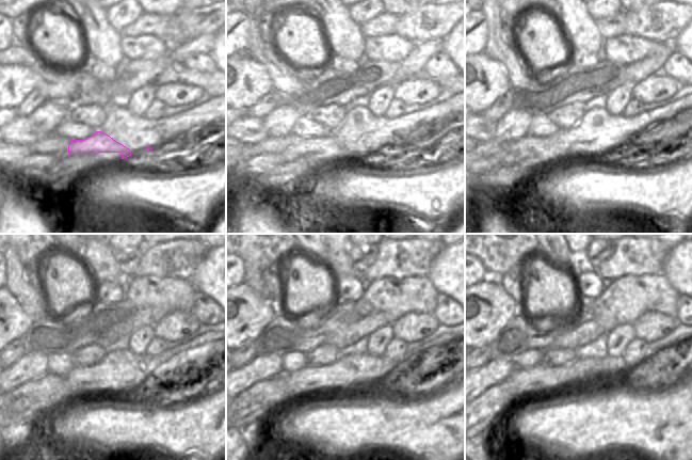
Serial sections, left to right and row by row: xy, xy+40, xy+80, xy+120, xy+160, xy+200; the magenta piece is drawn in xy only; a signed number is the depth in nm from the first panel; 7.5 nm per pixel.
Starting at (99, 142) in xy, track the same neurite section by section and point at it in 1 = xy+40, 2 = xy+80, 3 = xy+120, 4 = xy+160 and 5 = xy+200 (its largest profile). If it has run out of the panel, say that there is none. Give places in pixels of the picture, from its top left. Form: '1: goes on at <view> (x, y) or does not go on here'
1: goes on at xy+40 (325, 149)
2: goes on at xy+80 (529, 152)
3: goes on at xy+120 (38, 395)
4: goes on at xy+160 (253, 405)
5: goes on at xy+200 (492, 402)

